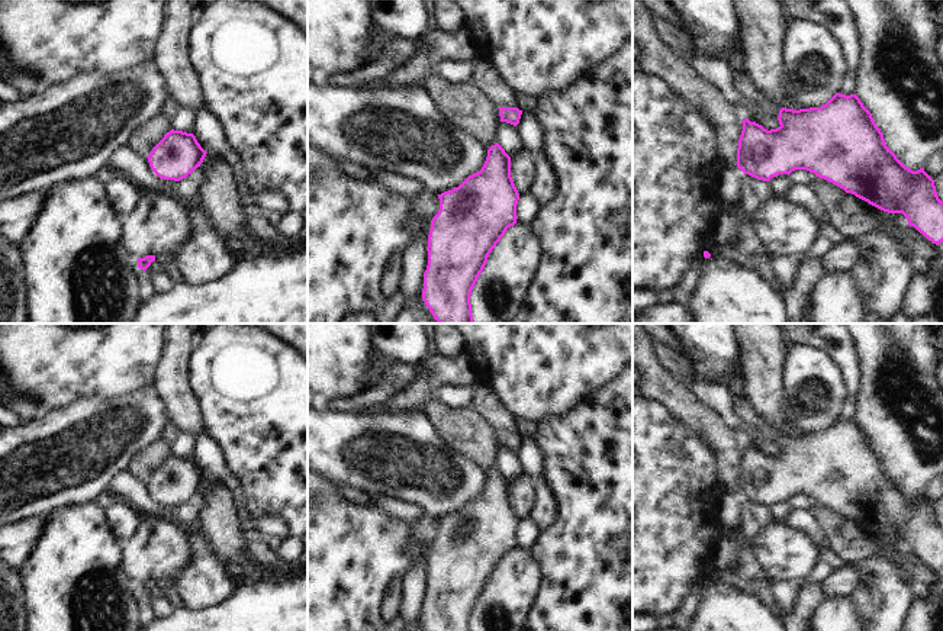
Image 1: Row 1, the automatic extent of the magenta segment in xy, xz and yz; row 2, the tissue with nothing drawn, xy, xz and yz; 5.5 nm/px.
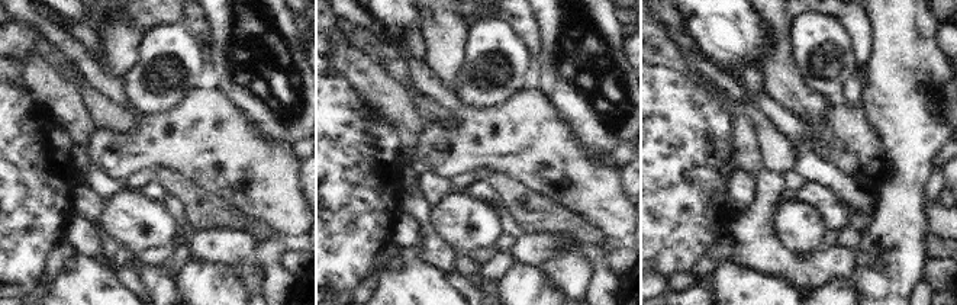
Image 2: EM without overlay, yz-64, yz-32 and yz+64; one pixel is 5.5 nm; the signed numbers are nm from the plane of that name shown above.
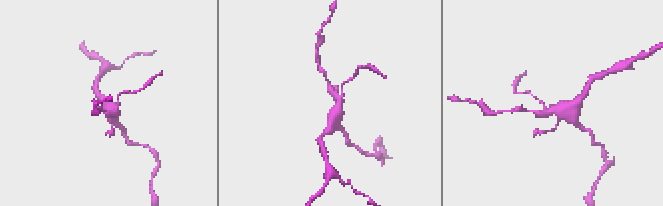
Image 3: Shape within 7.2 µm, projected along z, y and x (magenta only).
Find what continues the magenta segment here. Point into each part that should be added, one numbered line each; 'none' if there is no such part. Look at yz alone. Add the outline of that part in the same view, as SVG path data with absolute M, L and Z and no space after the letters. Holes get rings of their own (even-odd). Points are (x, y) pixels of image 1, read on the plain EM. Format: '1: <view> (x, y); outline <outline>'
1: yz (743, 406); outline M734 396L736 412L747 422L756 425L770 441L778 442L782 431L769 424L750 403L749 399Z

